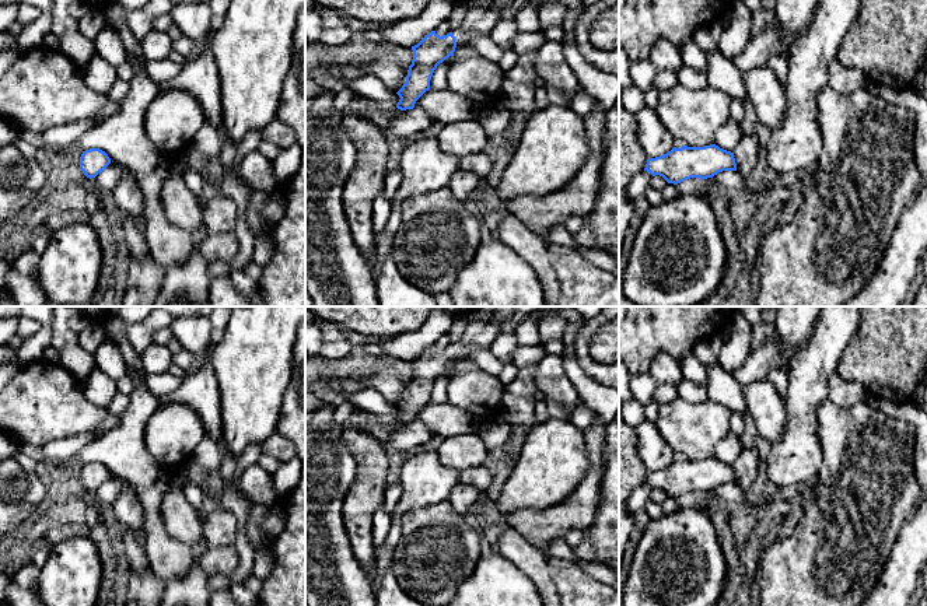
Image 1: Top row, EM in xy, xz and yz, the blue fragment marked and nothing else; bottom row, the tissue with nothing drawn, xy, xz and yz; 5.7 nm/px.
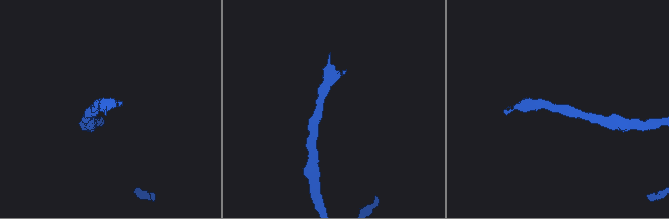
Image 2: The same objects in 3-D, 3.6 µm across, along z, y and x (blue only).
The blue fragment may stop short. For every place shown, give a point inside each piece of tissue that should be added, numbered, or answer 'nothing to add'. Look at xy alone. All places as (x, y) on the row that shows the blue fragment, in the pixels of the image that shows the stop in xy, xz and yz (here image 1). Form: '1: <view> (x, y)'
nothing to add

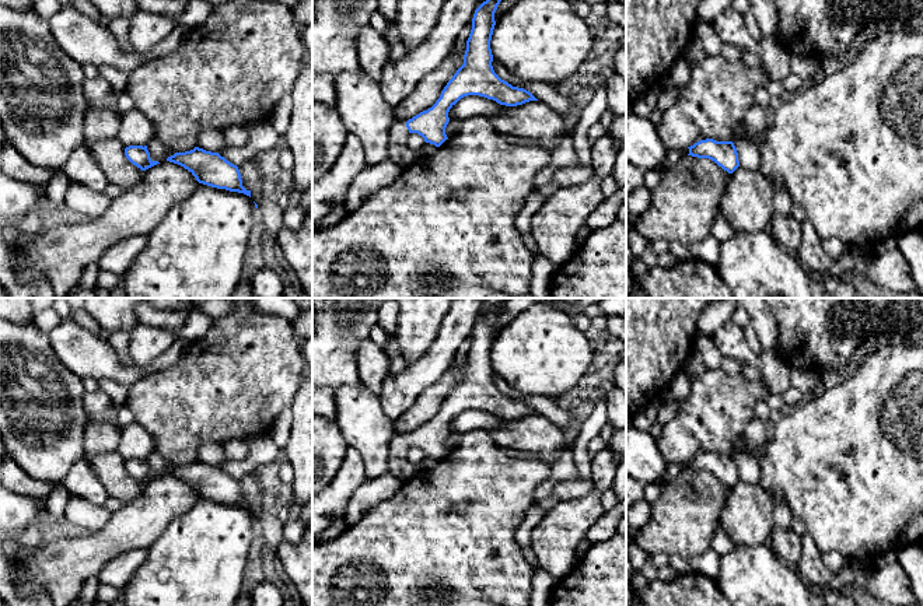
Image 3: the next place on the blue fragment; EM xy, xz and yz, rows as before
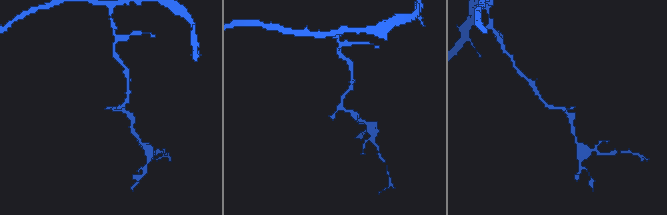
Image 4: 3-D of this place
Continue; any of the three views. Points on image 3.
1: xz (399, 153)

